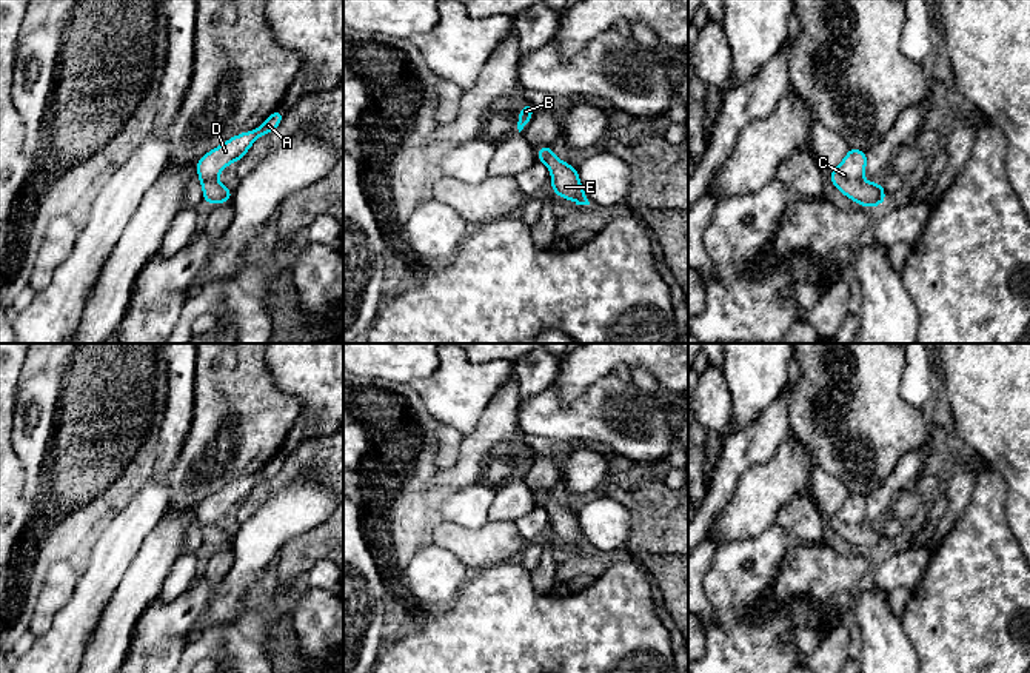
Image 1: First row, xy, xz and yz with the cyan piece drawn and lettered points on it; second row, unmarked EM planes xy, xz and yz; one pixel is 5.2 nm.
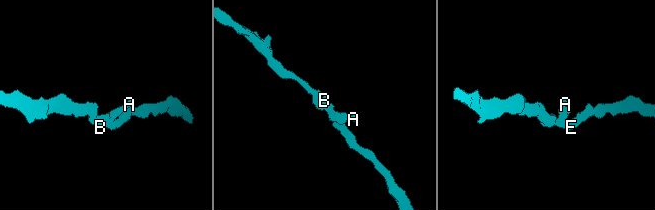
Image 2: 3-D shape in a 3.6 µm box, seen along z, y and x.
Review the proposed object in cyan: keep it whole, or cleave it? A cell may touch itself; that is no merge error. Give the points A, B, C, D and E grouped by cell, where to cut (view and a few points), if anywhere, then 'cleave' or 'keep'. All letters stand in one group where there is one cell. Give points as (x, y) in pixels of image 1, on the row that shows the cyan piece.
groups A B C D E; cut none; keep

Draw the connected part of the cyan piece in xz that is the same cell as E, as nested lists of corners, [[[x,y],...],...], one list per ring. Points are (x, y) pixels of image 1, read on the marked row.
[[[551,145],[537,149],[537,159],[551,171],[551,189],[560,199],[573,200],[576,205],[590,205],[582,188],[577,169],[563,163],[551,149]]]

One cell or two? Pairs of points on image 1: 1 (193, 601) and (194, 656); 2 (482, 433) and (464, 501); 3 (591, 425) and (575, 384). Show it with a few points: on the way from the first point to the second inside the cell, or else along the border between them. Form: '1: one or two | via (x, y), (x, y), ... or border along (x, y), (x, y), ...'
1: two | border along (190, 642), (180, 656)
2: two | border along (476, 484), (459, 488)
3: two | border along (610, 375), (595, 381), (570, 404), (558, 398)

